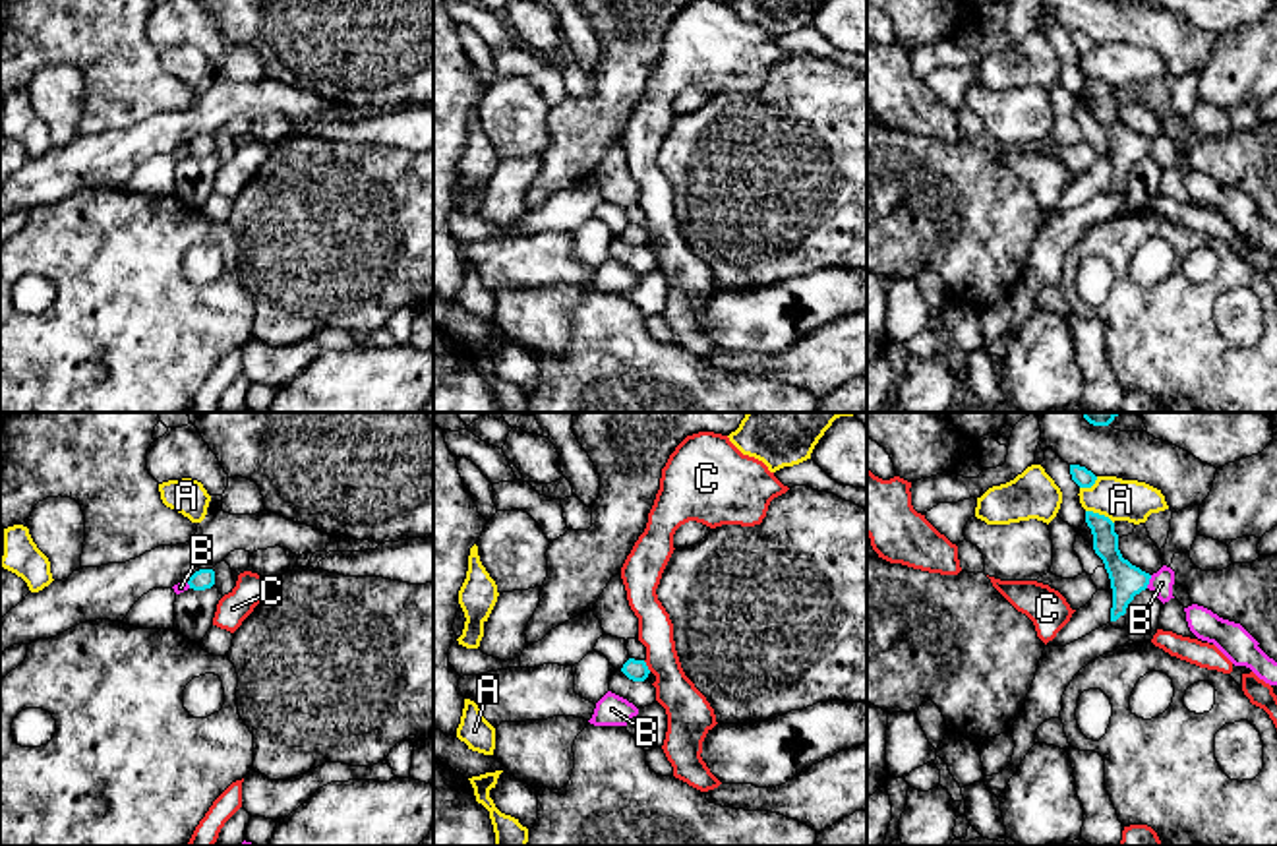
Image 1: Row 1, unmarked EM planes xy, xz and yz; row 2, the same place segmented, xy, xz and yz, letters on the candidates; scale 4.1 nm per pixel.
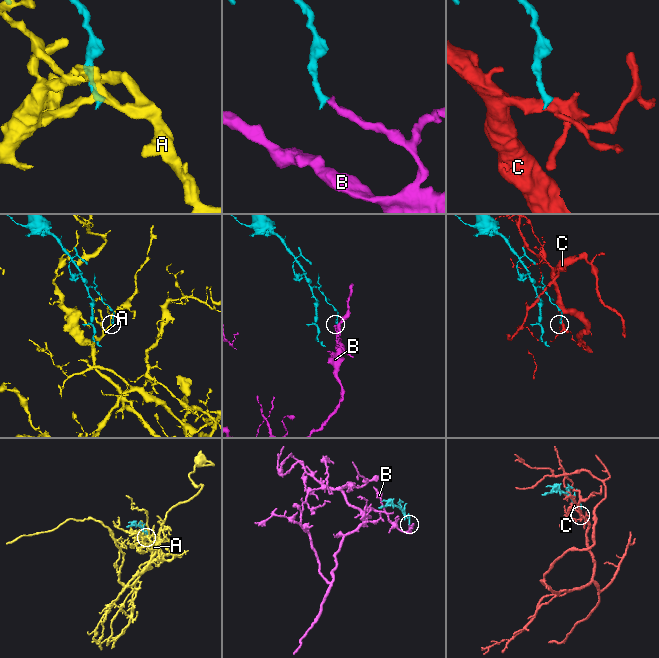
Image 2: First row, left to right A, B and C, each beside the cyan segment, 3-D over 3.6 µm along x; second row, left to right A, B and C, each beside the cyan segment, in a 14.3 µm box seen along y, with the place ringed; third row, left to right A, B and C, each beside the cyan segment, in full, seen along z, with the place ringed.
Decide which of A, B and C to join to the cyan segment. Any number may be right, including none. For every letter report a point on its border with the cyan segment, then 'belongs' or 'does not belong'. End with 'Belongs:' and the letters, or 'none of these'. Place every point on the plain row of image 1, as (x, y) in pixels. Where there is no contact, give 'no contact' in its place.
A: contact yz (1098, 80); does not belong
B: contact yz (1148, 148); does not belong
C: contact xz (647, 233); does not belong
Belongs: none of these

